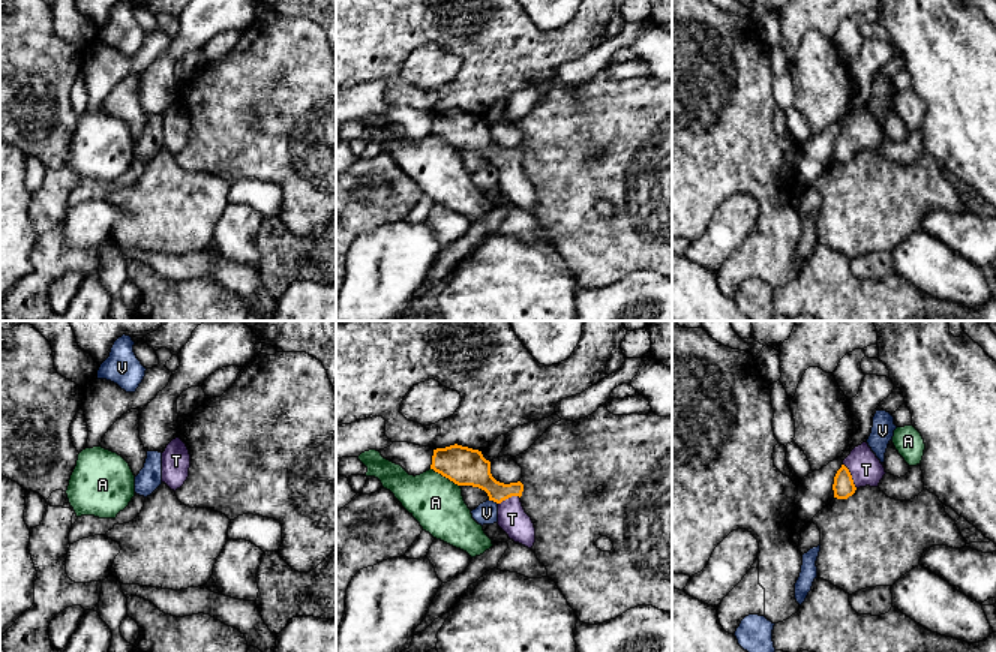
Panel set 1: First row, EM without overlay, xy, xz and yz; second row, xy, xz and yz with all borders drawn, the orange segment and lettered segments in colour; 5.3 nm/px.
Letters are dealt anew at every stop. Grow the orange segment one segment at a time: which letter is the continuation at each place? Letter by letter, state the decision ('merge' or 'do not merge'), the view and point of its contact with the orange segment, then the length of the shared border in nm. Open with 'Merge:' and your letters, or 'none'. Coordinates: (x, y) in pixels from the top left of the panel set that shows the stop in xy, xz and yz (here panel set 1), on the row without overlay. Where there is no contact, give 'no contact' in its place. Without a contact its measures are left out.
Merge: T
A: do not merge | xz (446, 141) | 190 nm
T: merge | yz (851, 140) | 150 nm
V: do not merge | xz (492, 164) | 60 nm

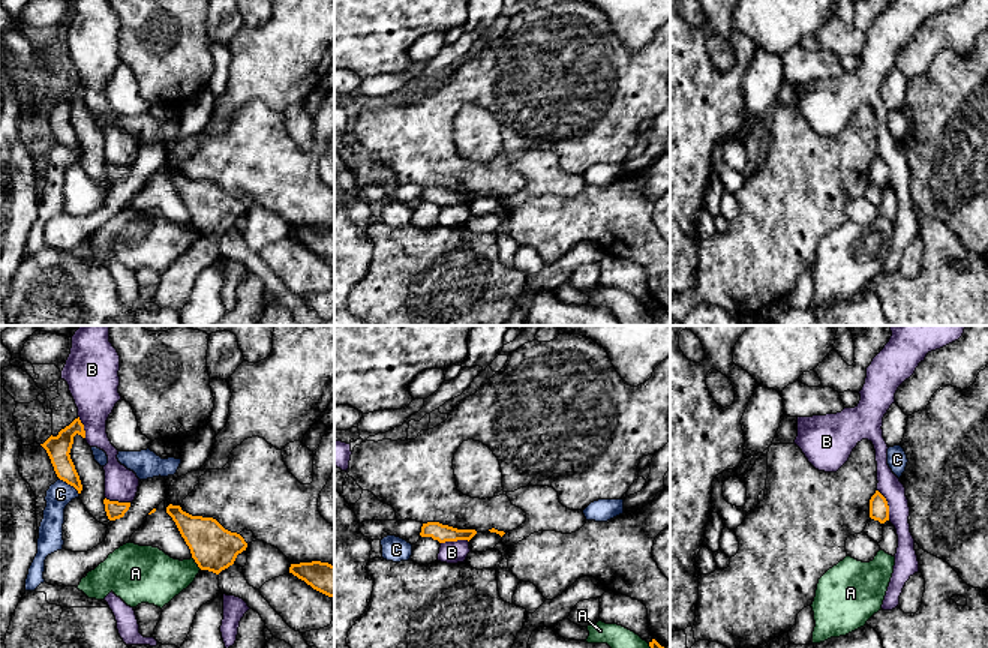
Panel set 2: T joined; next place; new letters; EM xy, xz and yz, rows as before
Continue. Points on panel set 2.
Merge: none
A: do not merge | xy (195, 225) | 90 nm
B: do not merge | yz (886, 168) | 180 nm
C: do not merge | xy (69, 147) | 140 nm

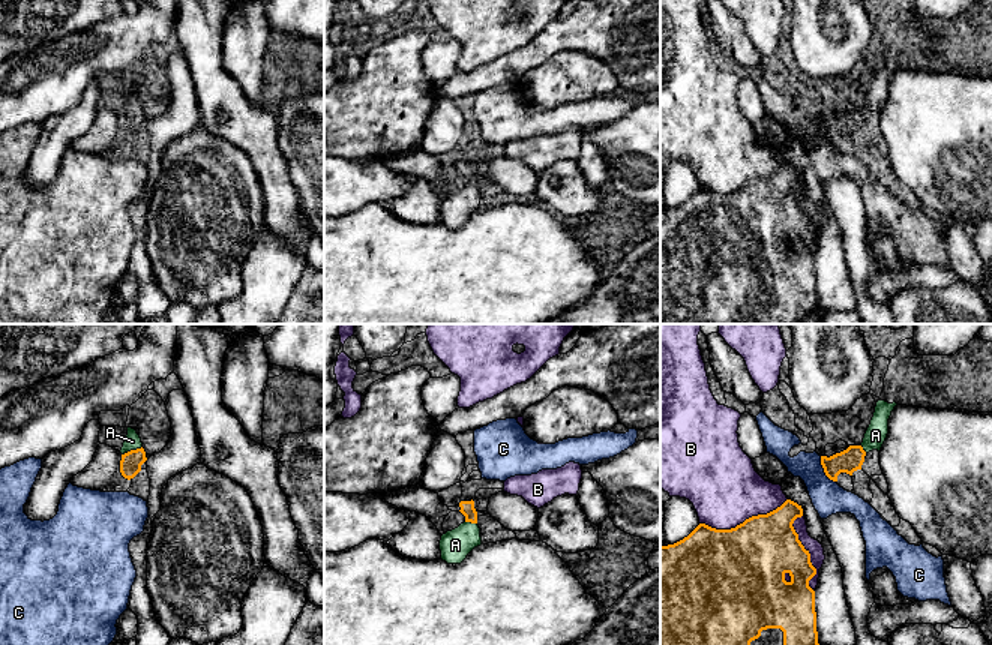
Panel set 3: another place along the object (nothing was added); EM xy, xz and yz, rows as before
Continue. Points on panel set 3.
Merge: A
A: merge | xy (131, 114) | 120 nm
B: do not merge | yz (745, 185) | 500 nm
C: do not merge | yz (824, 134) | 170 nm

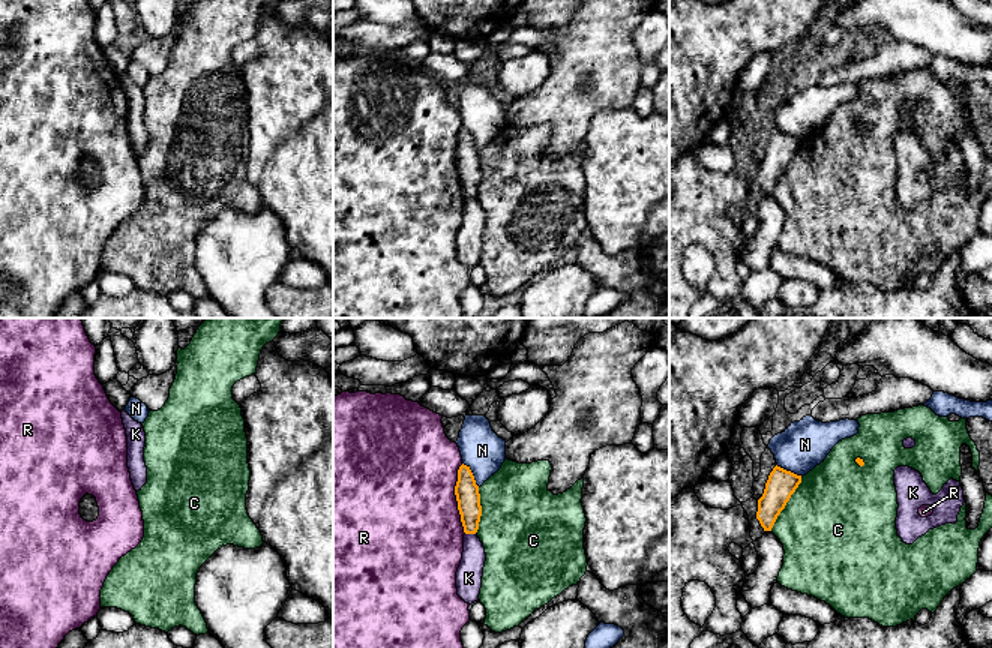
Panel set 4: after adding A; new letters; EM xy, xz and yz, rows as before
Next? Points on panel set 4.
Merge: none
C: do not merge | yz (785, 168) | 340 nm
K: do not merge | xz (470, 197) | 60 nm
N: do not merge | xz (471, 138) | 160 nm
R: do not merge | xz (456, 162) | 380 nm

